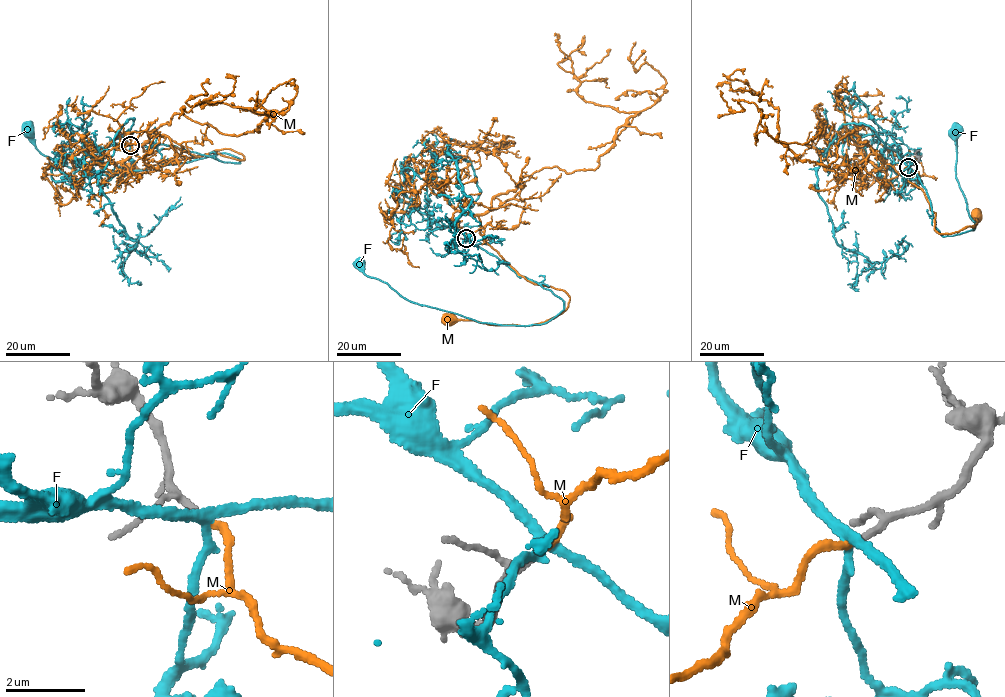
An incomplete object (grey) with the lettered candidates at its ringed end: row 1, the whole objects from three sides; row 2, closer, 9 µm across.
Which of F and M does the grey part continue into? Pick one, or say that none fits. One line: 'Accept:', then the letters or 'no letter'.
Accept: M

